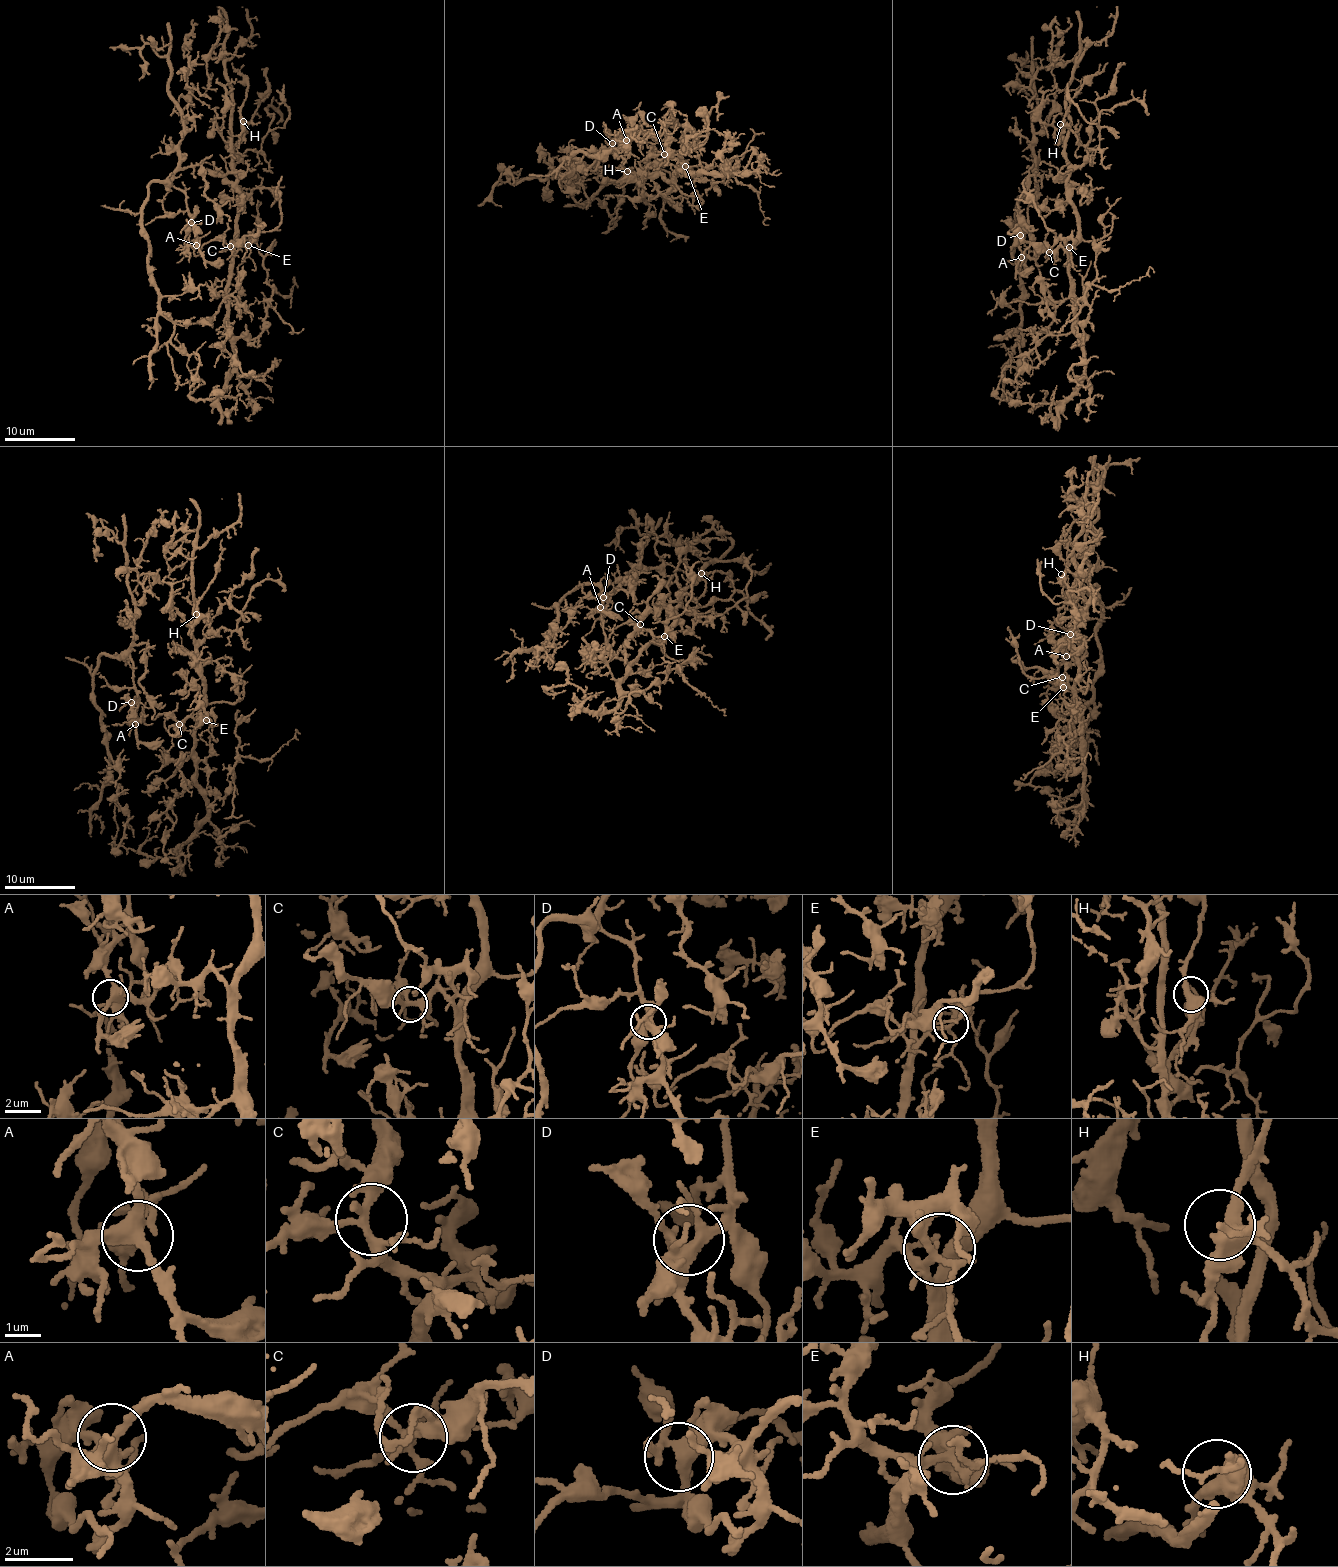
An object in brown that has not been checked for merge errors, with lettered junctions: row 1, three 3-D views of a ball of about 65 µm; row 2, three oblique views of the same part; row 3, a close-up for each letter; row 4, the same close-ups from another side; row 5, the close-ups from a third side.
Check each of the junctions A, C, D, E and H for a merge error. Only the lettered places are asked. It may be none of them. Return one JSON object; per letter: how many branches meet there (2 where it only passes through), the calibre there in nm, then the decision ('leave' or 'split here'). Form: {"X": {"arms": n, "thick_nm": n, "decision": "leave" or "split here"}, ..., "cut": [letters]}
{"A": {"arms": 6, "thick_nm": 380, "decision": "leave"}, "C": {"arms": 5, "thick_nm": 260, "decision": "leave"}, "D": {"arms": 7, "thick_nm": 340, "decision": "leave"}, "E": {"arms": 5, "thick_nm": 240, "decision": "leave"}, "H": {"arms": 5, "thick_nm": 480, "decision": "leave"}, "cut": []}

